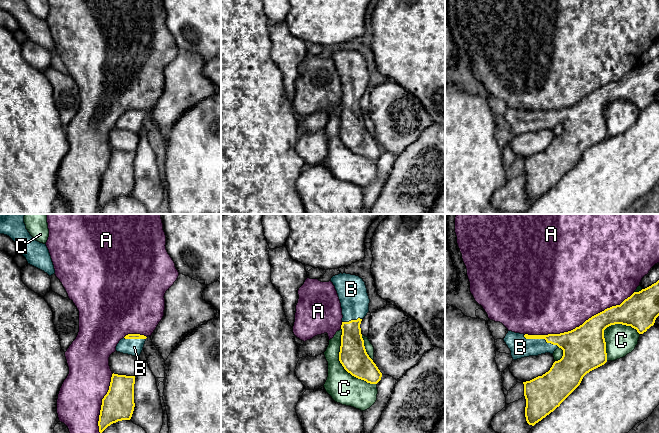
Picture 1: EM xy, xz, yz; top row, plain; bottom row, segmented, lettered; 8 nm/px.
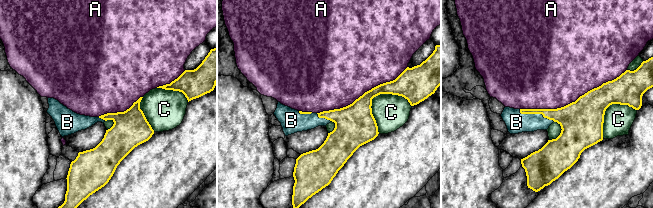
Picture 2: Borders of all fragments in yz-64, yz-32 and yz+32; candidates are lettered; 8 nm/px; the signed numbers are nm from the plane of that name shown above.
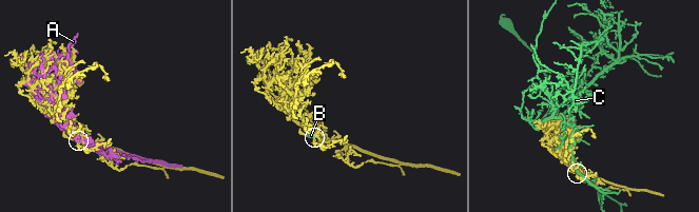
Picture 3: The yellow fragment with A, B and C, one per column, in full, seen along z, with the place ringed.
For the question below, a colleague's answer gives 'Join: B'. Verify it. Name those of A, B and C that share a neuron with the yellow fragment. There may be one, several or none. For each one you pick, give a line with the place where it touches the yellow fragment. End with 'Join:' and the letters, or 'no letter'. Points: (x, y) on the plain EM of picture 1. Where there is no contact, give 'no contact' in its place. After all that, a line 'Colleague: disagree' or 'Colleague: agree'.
B: meets yellow in yz at (541, 114)
Join: B
Colleague: agree

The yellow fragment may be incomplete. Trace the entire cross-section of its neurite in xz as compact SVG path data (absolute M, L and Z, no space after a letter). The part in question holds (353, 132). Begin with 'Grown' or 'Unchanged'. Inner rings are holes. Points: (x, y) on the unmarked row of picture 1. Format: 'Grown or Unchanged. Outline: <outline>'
Grown. Outline: M340 49L331 54L342 84L339 137L352 152L377 160L382 149L364 122L360 100L369 88L370 75L365 58L356 51Z

